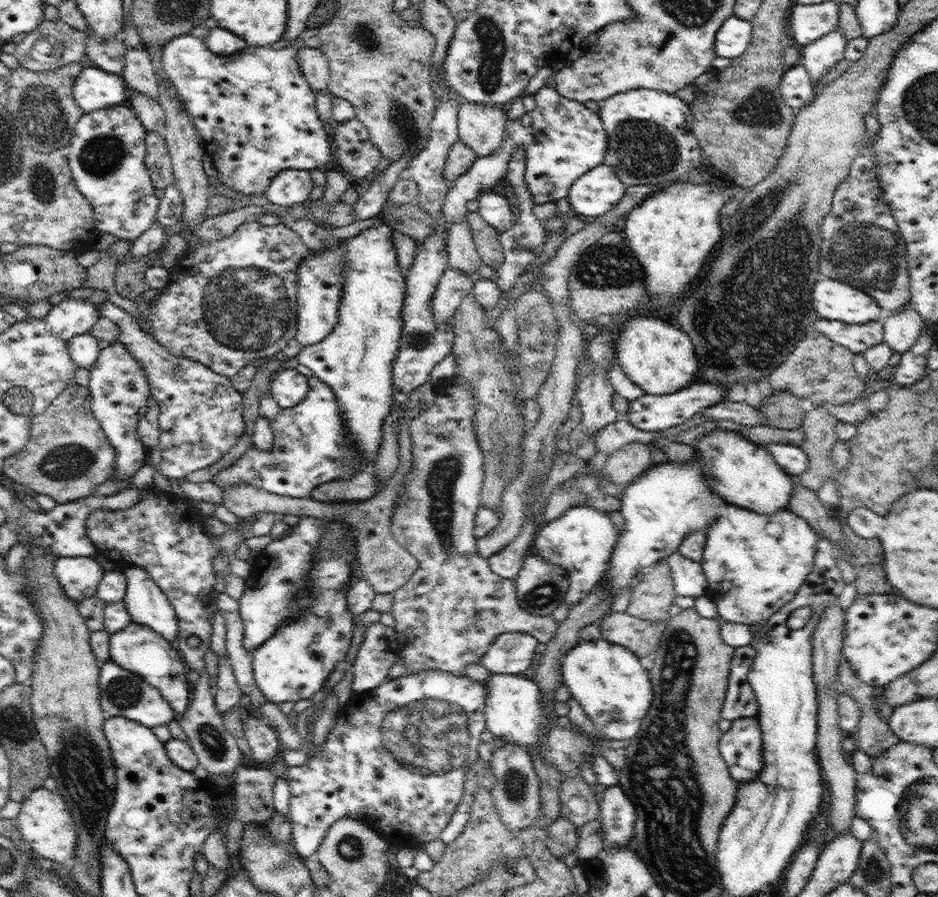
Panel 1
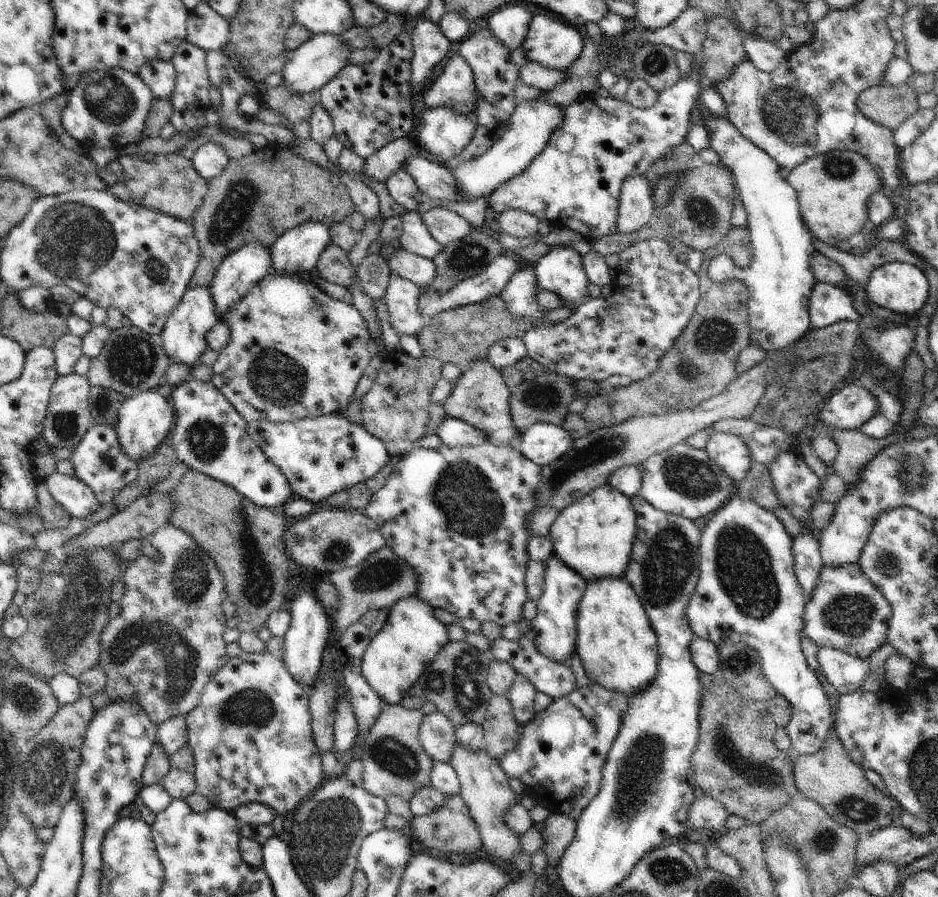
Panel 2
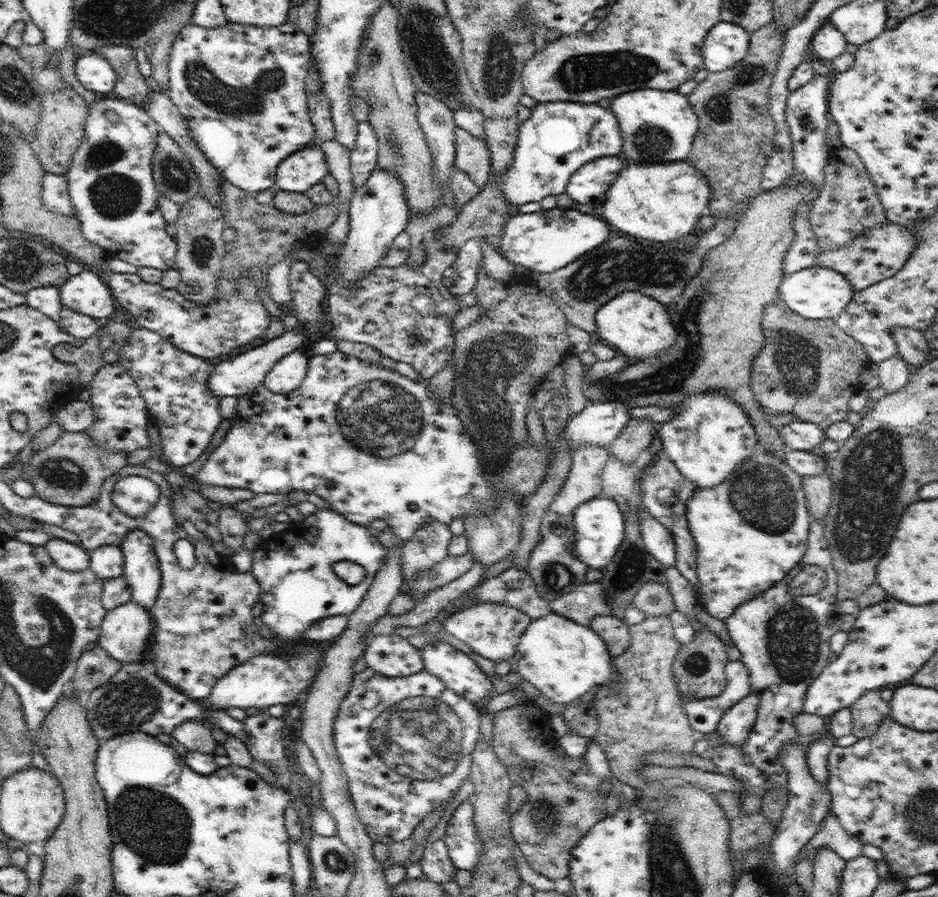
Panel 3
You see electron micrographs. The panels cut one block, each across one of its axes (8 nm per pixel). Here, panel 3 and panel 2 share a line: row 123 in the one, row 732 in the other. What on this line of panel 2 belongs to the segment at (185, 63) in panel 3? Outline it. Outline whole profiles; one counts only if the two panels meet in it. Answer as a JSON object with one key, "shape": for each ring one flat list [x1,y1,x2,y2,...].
{"shape":[[242,651,240,656,228,659,204,686,198,706,187,715,188,746,194,754,193,772,199,792,208,798,209,804,234,813,244,803,260,803,281,816,292,815,299,805,323,782,322,758,314,742,310,693,304,690,292,674,286,670,283,660,264,653]]}

